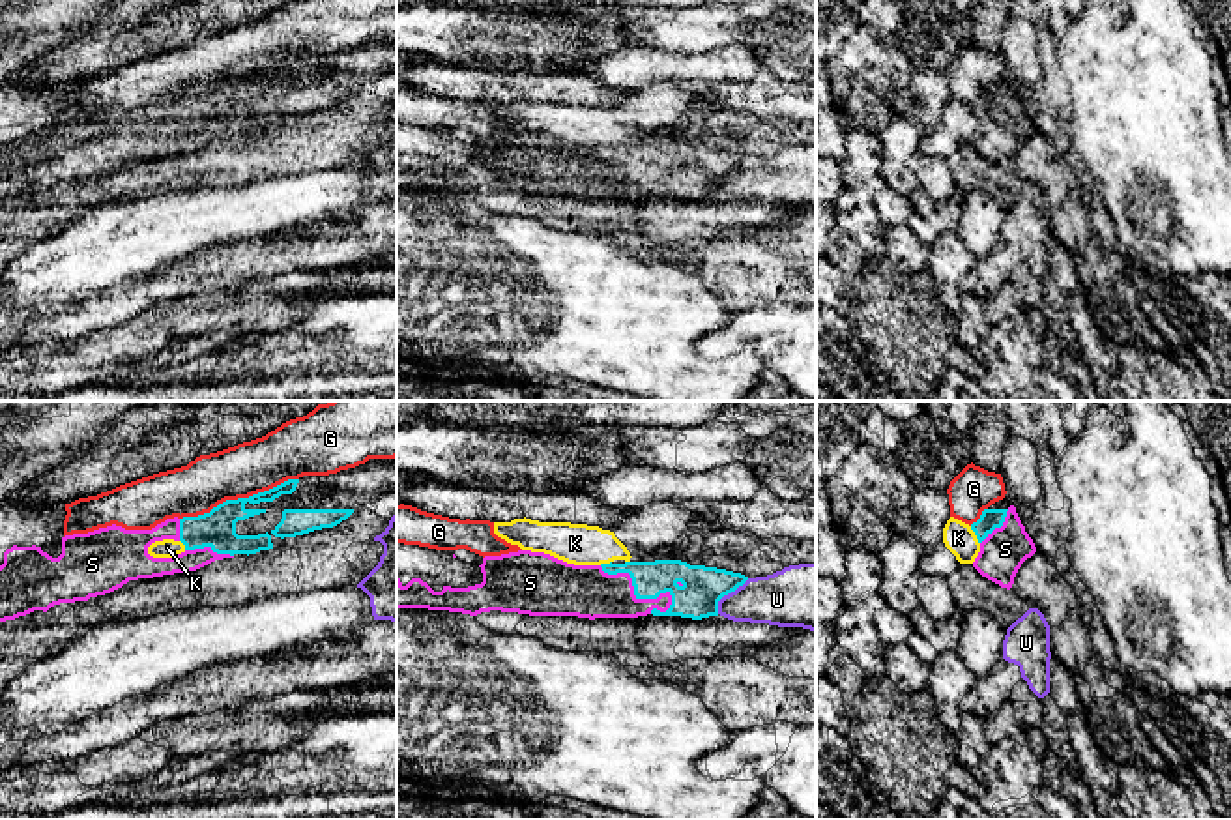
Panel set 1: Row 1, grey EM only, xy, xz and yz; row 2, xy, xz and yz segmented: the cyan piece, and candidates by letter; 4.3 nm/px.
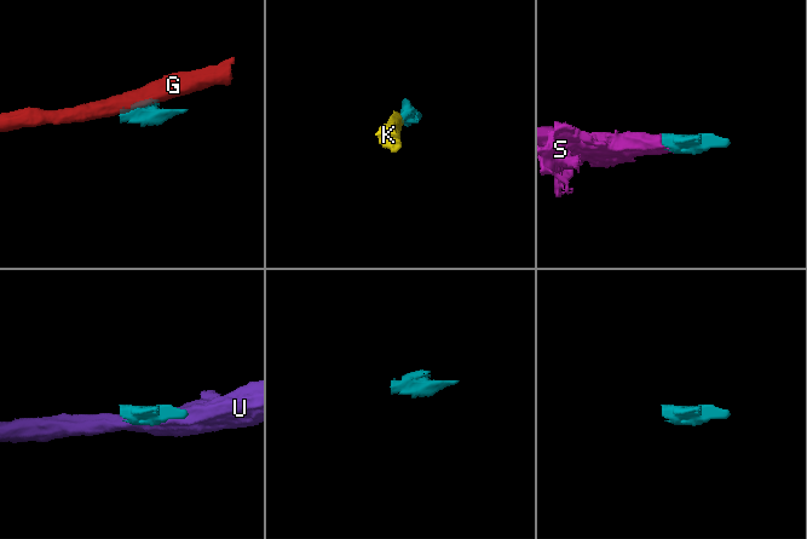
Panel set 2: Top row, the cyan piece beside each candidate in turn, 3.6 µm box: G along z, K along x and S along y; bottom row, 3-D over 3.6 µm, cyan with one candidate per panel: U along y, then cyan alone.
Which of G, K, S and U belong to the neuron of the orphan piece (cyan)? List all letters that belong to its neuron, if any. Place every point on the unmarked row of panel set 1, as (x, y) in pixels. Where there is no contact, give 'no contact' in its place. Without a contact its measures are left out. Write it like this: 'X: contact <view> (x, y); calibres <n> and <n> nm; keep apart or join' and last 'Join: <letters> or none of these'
G: contact xy (238, 79); calibres 160 and 220 nm; keep apart
K: contact yz (975, 115); calibres 90 and 140 nm; keep apart
S: contact xz (635, 175); calibres 160 and 220 nm; join
U: contact xz (728, 173); calibres 180 and 240 nm; keep apart
Join: S

